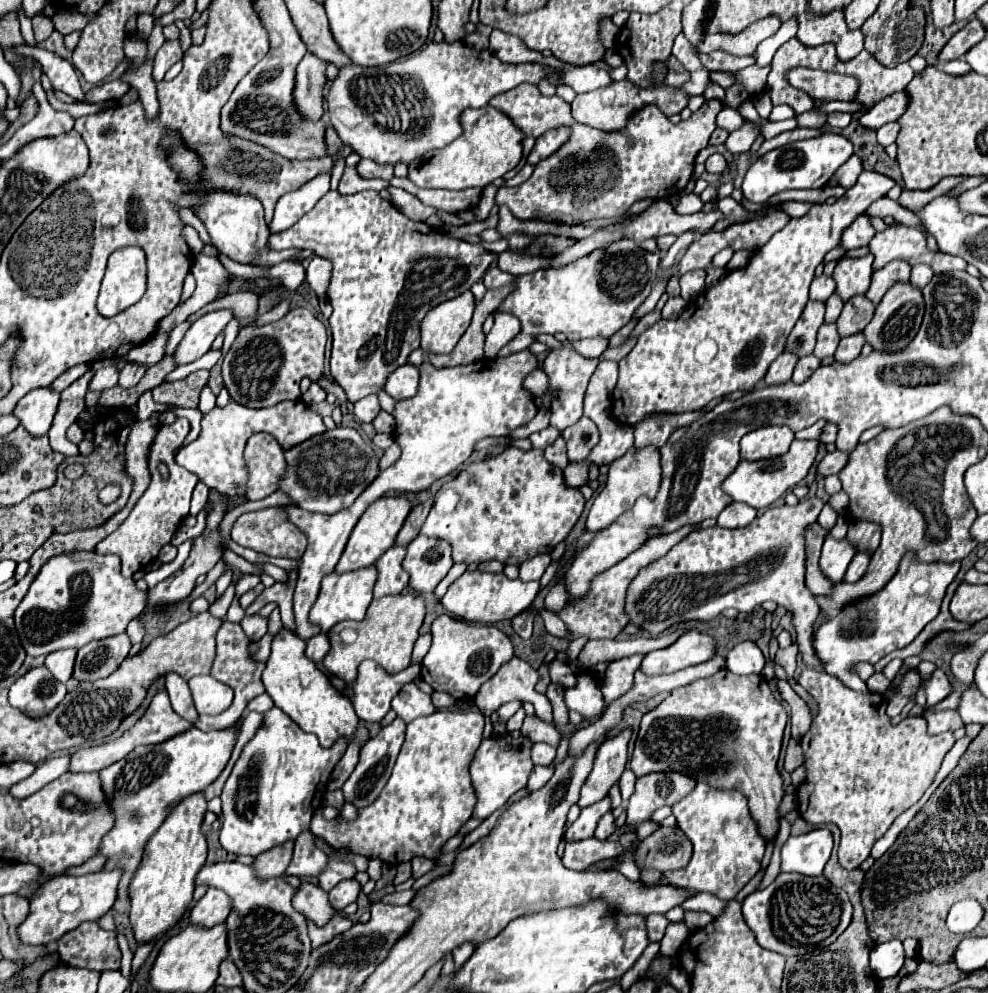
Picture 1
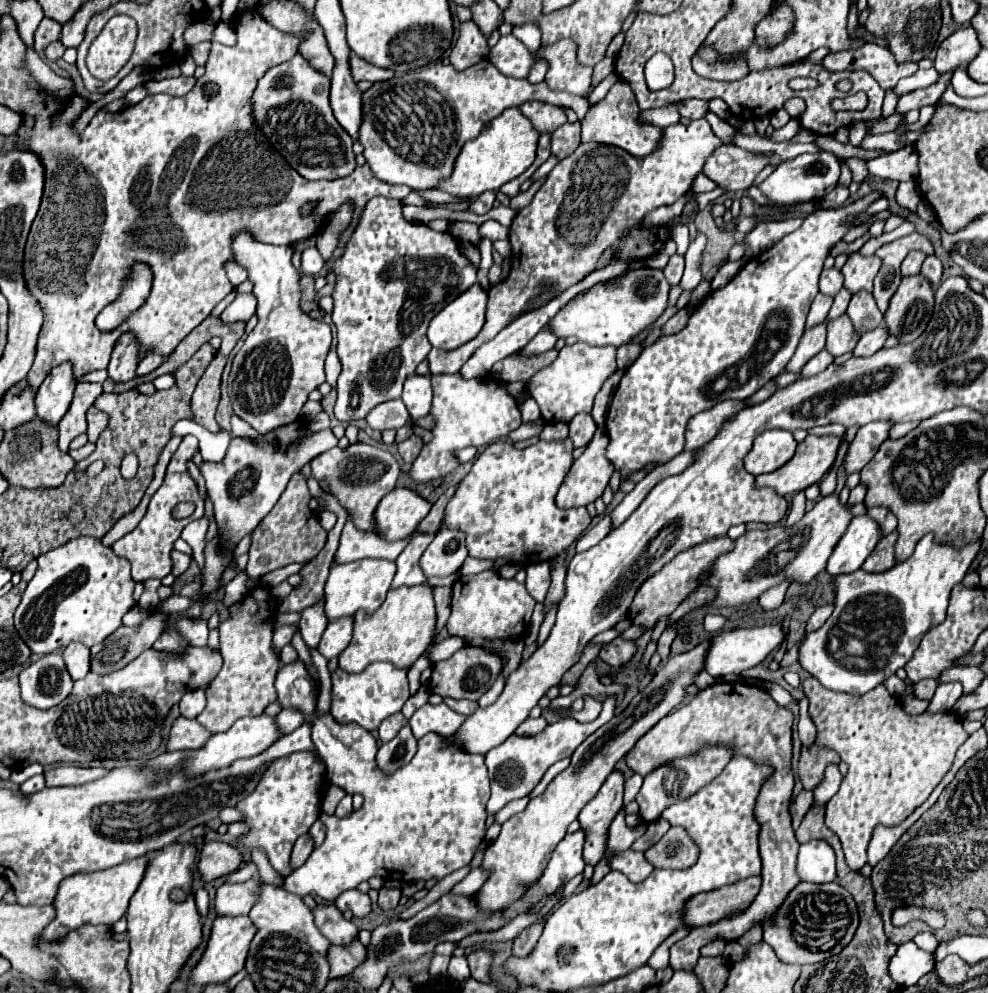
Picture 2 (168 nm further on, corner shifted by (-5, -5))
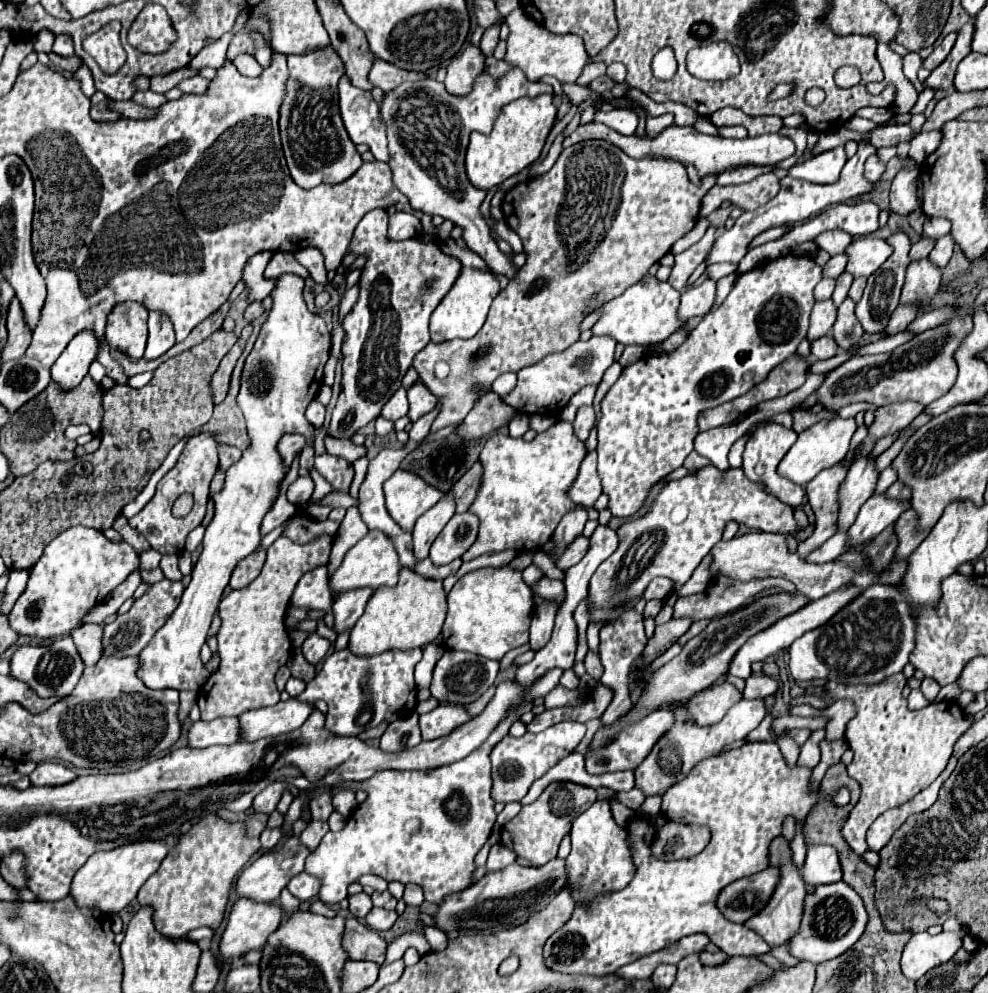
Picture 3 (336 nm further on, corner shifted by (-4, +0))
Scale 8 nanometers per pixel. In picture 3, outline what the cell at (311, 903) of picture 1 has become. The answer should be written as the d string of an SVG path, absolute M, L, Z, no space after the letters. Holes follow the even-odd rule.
M349 918L343 934L343 948L351 960L371 960L381 966L385 962L387 942L357 918Z

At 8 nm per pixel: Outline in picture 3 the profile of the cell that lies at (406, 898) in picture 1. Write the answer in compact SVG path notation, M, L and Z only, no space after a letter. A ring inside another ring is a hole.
M495 844L489 852L489 860L487 860L487 872L493 872L493 870L501 870L503 866L509 866L515 862L515 854L505 848L503 844Z

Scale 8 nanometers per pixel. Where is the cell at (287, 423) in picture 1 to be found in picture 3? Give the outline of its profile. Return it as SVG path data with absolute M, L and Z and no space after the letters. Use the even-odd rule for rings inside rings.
M325 438L325 446L327 446L327 452L333 454L333 456L339 456L343 460L347 460L349 464L353 464L355 460L359 460L361 456L367 454L367 448L365 446L357 446L349 440L335 440L335 438Z

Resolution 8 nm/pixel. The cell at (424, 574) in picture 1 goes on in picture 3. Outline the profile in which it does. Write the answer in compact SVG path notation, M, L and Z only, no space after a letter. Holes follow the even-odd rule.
M471 512L455 514L433 542L429 554L431 562L447 564L455 558L461 558L475 542L477 532L479 532L479 520L475 520L475 514Z

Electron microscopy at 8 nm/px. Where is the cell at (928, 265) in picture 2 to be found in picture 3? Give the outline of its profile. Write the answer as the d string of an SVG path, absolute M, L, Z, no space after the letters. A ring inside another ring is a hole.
M945 234L943 238L939 238L939 240L937 240L935 248L933 248L933 250L931 250L931 254L929 254L929 260L931 260L933 264L937 264L939 268L945 268L945 266L947 266L947 262L951 260L953 248L955 248L955 240L951 238L951 234Z

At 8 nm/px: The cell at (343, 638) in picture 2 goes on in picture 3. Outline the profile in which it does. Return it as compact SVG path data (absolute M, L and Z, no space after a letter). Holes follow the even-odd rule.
M349 590L347 594L341 594L333 604L333 616L335 616L335 632L343 632L347 628L353 628L357 618L363 614L367 600L371 598L375 590Z

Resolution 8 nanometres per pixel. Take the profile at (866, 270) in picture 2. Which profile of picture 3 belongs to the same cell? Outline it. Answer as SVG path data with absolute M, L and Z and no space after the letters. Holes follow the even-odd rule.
M855 238L847 246L847 272L851 272L855 278L859 276L871 276L887 256L891 256L891 246L881 238Z

